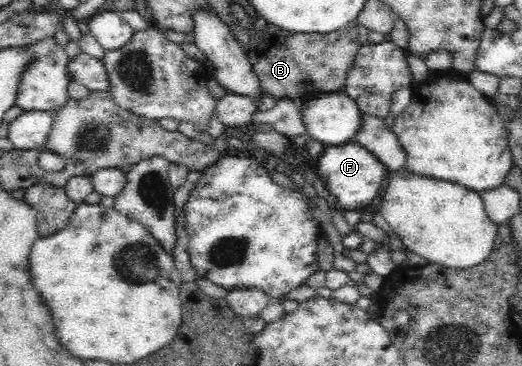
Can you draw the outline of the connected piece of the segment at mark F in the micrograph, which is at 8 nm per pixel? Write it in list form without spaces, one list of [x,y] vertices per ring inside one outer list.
[[[356,141],[343,143],[343,145],[326,146],[321,157],[317,159],[317,165],[321,180],[331,195],[337,199],[337,205],[343,211],[353,211],[371,205],[381,189],[381,183],[387,179],[389,173],[375,154]]]

